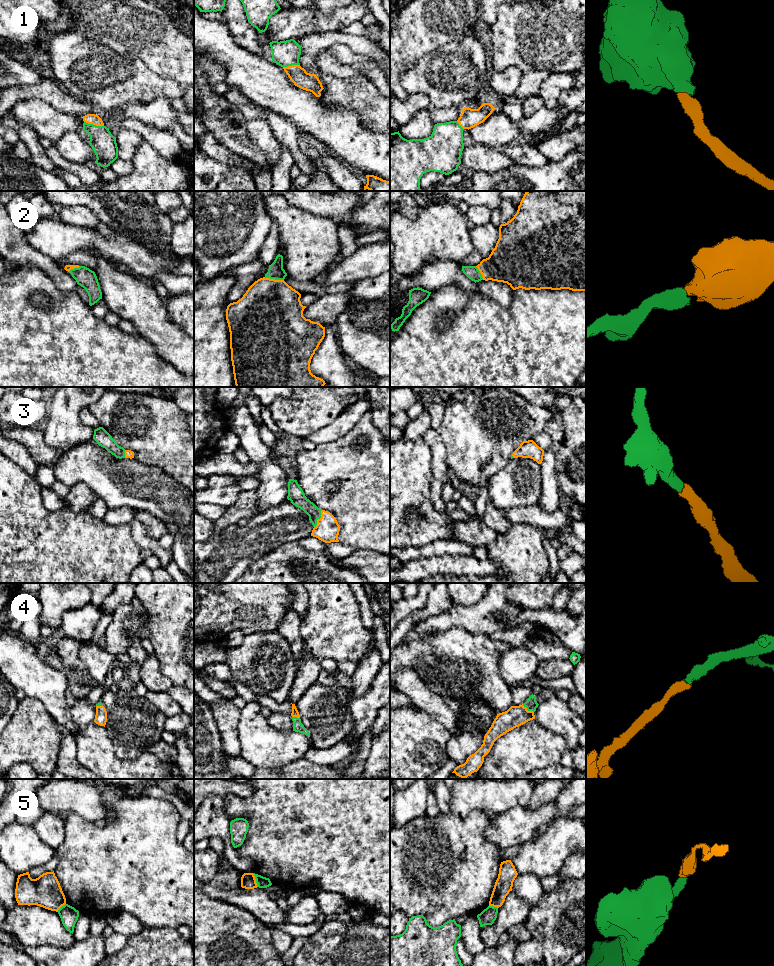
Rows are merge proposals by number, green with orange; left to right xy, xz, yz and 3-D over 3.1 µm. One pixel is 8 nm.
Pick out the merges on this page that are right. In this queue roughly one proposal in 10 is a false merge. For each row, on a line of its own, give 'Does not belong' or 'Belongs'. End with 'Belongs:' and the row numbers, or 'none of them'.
1: Belongs
2: Belongs
3: Belongs
4: Belongs
5: Does not belong
Belongs: 1, 2, 3, 4

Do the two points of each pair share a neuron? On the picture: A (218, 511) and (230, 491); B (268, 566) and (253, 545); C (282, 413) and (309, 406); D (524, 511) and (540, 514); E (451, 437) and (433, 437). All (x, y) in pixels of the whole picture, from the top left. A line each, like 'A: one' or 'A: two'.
A: two
B: two
C: one
D: one
E: two

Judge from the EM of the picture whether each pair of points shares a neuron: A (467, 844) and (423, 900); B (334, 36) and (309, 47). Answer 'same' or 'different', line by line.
A: same
B: same

